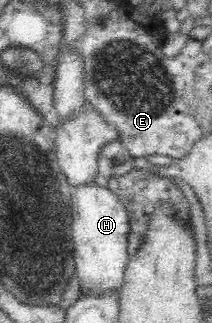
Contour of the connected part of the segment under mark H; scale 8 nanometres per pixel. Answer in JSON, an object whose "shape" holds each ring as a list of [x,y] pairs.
{"shape":[[[96,180],[89,181],[72,186],[71,210],[71,240],[75,246],[73,258],[80,291],[119,291],[128,259],[127,236],[131,231],[122,200],[109,186],[99,186]]]}

